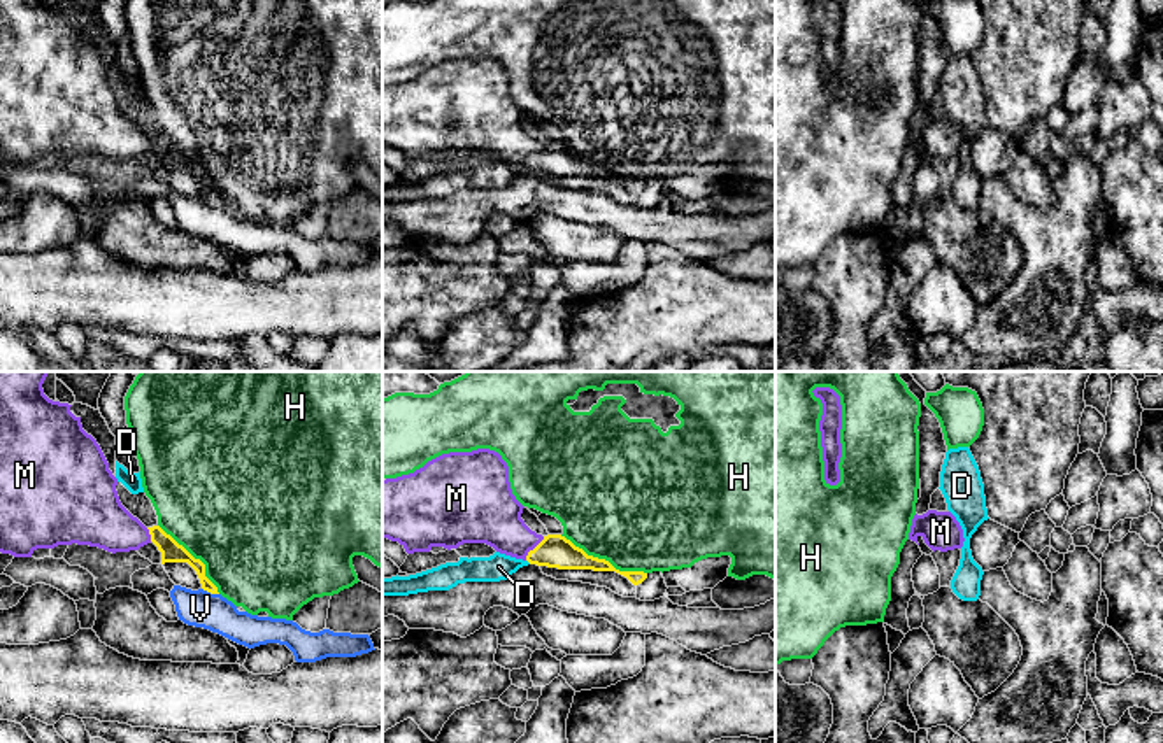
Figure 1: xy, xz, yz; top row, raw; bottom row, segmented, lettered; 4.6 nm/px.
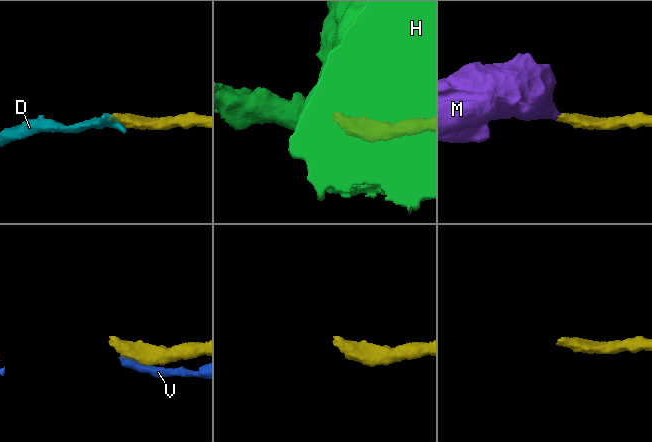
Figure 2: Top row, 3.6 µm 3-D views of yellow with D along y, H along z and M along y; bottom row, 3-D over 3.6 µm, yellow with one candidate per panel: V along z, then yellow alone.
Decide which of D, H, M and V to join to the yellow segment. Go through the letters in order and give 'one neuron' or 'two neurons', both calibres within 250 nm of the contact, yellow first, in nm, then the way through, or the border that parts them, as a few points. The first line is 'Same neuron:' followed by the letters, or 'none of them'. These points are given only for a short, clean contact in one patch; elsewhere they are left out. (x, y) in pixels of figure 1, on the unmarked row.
Same neuron: M
D: two neurons; calibres 160 and 130 nm; border xz (527, 167), (530, 170)
H: two neurons; calibres 160 and 500 nm
M: one neuron; calibres 160 and 260 nm; way xz (555, 158), (534, 156), (520, 149), (492, 121)
V: two neurons; calibres 90 and 170 nm; border xy (202, 195), (218, 202)

